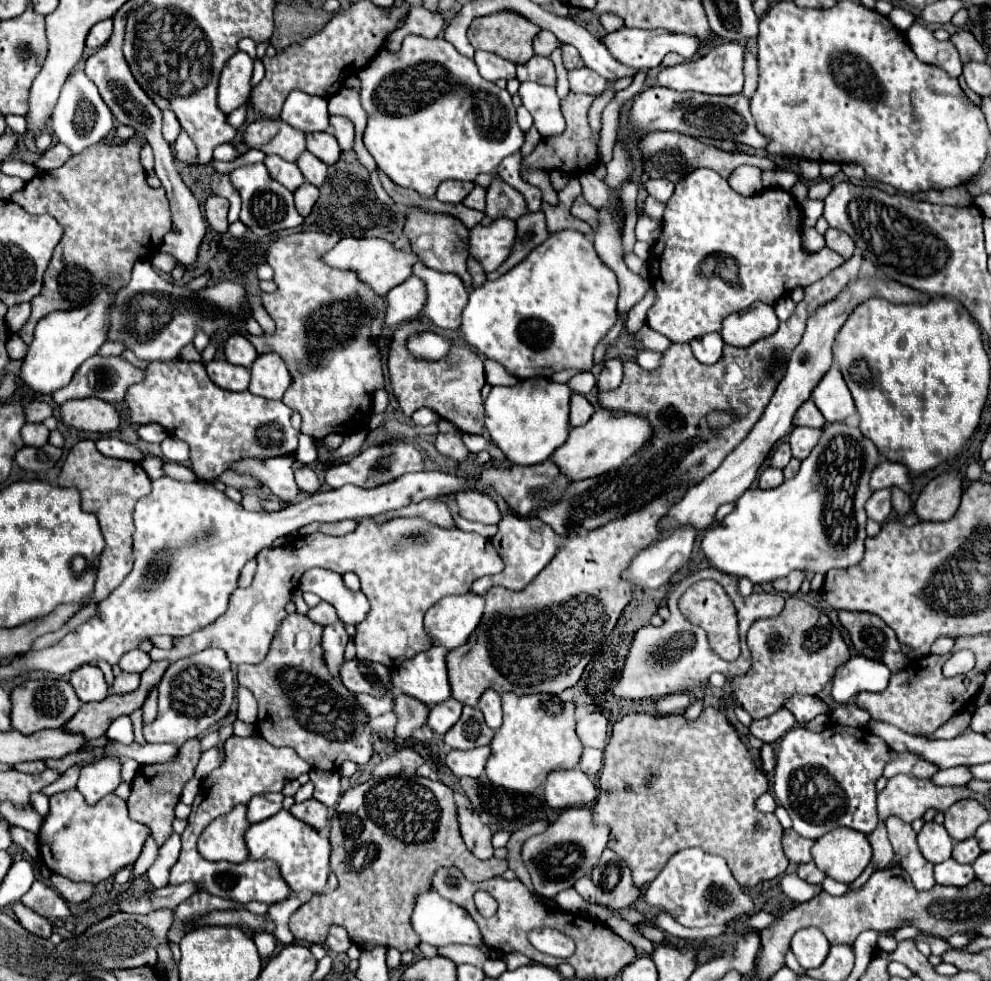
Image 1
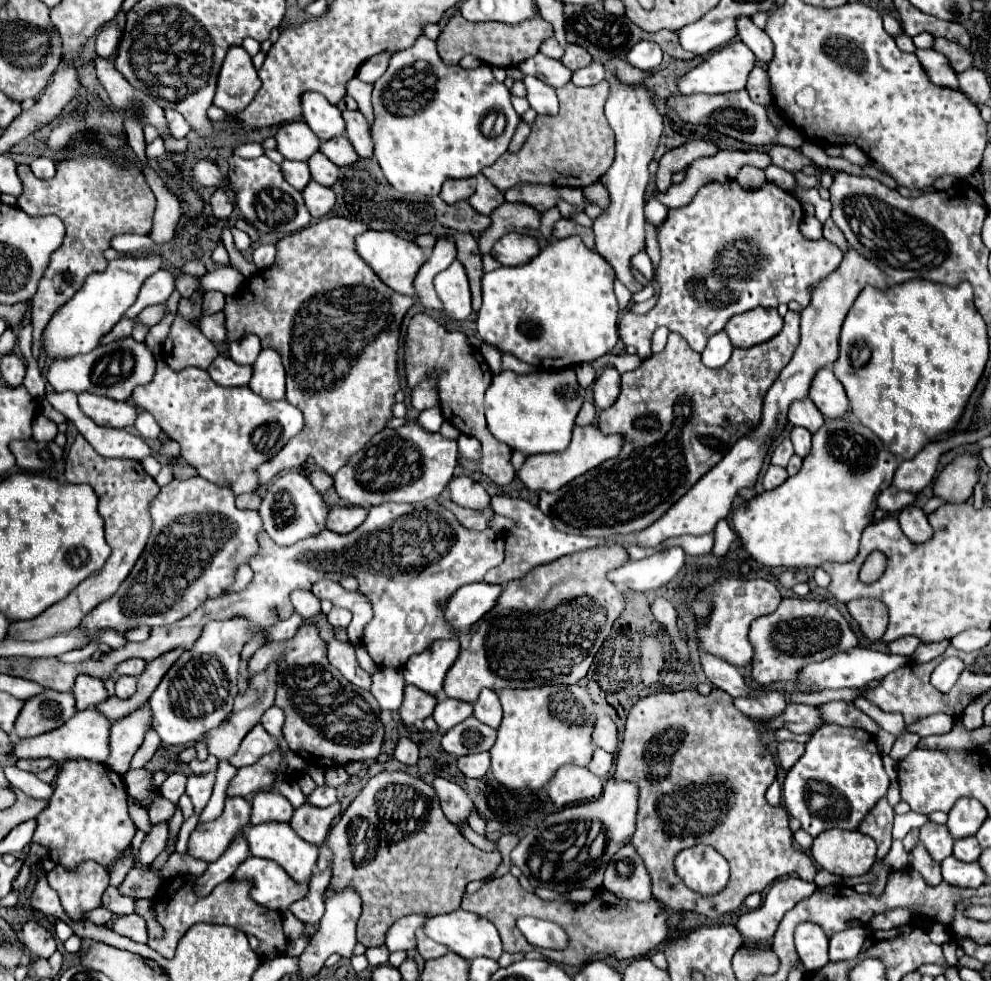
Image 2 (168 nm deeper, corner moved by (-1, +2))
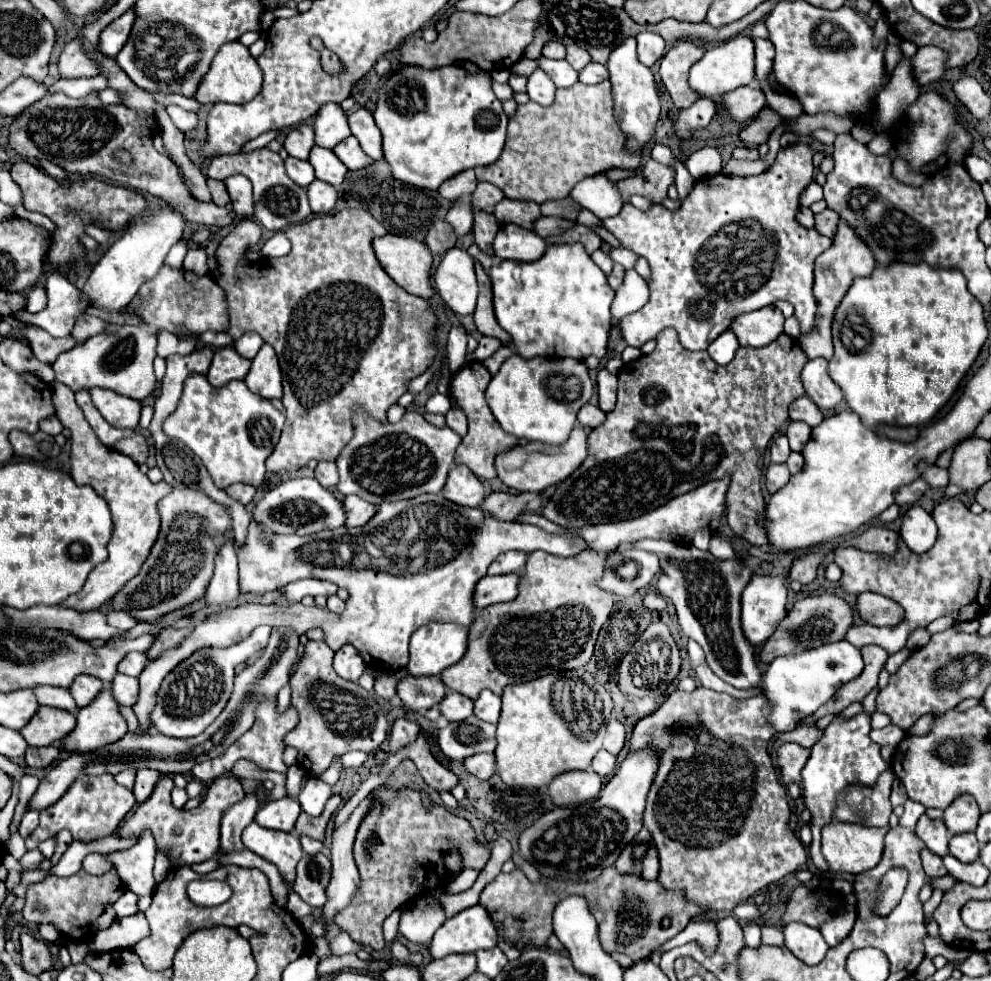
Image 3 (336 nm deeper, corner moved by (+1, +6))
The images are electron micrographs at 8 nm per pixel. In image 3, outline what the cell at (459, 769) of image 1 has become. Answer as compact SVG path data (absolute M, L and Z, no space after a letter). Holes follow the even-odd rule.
M478 753L464 761L464 767L478 779L490 779L494 773L494 765L496 765L496 761L494 761L492 753Z

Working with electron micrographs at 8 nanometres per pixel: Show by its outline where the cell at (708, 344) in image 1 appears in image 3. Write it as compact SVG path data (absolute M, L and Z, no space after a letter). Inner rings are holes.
M728 329L728 331L724 331L716 341L712 341L712 345L708 345L708 353L710 353L710 357L718 363L718 365L728 365L732 359L734 359L734 353L736 353L736 349L740 347L740 343L738 343L738 339L736 339L736 335Z

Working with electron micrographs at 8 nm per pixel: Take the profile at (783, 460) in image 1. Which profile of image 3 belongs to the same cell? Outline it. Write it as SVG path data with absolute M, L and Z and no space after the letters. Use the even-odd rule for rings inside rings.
M778 435L770 447L770 459L772 463L786 463L790 455L790 445L788 445L788 437L786 435Z

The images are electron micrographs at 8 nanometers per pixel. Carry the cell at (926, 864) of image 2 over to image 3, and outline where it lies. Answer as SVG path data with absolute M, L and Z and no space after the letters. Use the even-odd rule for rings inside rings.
M922 849L920 857L922 857L922 867L924 867L924 871L926 871L928 877L942 877L942 875L946 875L942 857L934 855L930 849Z

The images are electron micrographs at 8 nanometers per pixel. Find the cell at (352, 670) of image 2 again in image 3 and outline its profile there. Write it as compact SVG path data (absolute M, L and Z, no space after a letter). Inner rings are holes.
M342 645L336 653L334 653L334 669L342 679L348 681L358 681L358 677L364 671L364 659L360 657L360 653L356 653L354 645Z

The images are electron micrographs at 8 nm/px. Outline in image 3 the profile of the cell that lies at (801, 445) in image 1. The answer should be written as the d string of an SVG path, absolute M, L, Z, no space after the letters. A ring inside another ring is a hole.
M790 421L788 429L786 429L786 437L790 439L792 451L802 451L810 439L810 427L806 423L800 423L800 421Z

